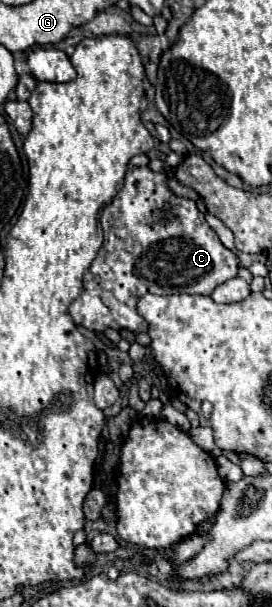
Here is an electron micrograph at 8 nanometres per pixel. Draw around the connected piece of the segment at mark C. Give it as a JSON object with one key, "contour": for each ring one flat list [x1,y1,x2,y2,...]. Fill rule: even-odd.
{"contour":[[149,167,129,169,123,189,113,199,113,203,101,211,99,222,105,238,104,249,99,249,99,255,85,275,85,293,69,305,69,315,77,325,83,325,91,331,105,331,111,327,117,331,127,329,133,333,143,333,147,331,147,321,137,313,137,301,145,293,211,295,215,287,219,287,227,279,237,277,239,257,219,241,217,233,207,225,205,215,197,209,197,203,175,195,169,189,167,181,169,179,165,173,155,173]]}

